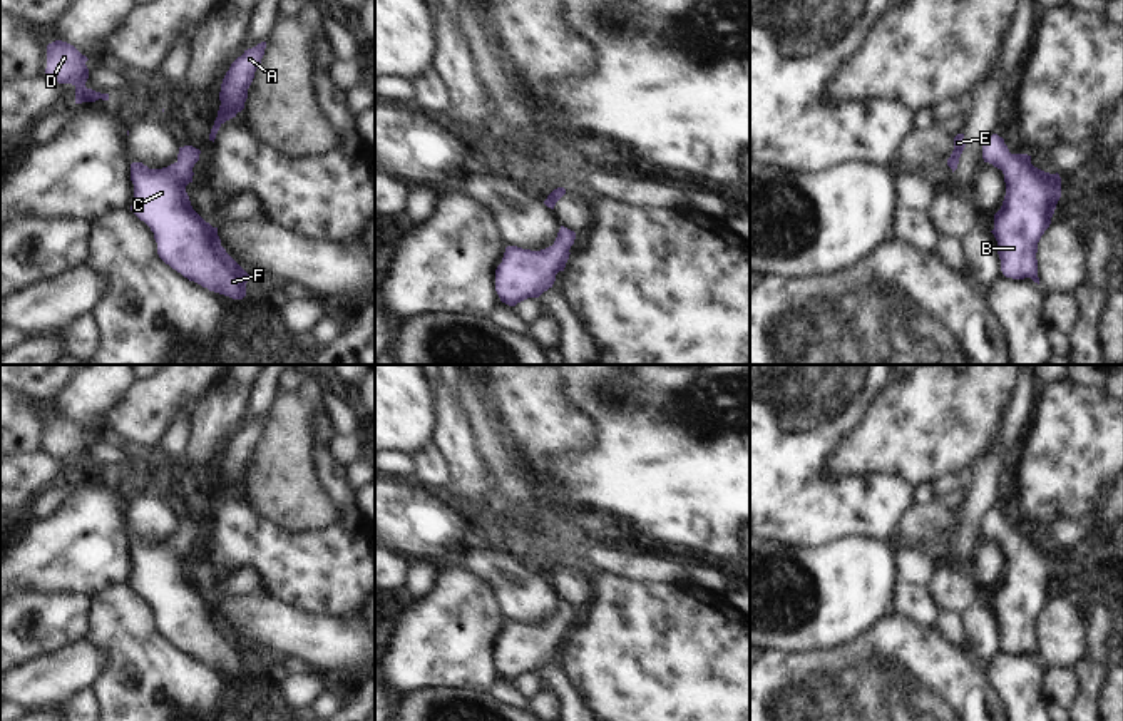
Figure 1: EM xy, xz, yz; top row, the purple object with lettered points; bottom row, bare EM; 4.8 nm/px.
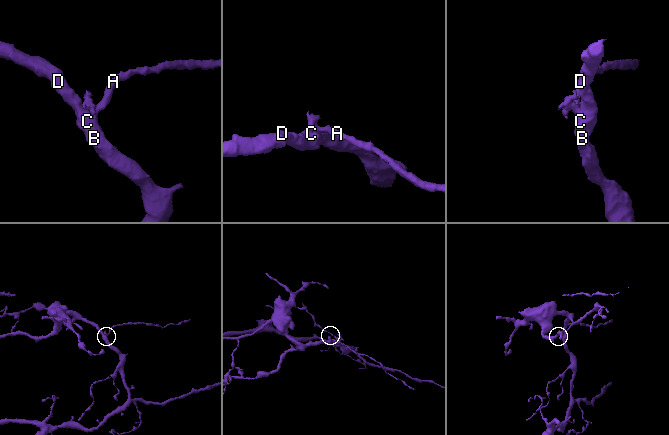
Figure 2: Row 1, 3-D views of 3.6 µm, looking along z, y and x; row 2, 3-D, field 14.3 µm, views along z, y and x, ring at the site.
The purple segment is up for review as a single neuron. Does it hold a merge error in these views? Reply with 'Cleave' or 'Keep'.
Keep

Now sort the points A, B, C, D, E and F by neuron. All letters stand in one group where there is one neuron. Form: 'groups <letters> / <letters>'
groups A B C D E F

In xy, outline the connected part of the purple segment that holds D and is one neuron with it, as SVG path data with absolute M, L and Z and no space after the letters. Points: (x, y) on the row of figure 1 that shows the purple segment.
M55 40L47 45L47 69L45 77L59 84L72 84L75 87L75 104L95 102L99 99L109 100L109 94L100 94L85 87L89 59L82 55L74 45Z

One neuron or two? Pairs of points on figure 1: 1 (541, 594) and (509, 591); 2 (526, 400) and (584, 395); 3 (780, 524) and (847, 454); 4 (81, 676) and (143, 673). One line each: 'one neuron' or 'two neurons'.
1: one neuron
2: two neurons
3: two neurons
4: two neurons

